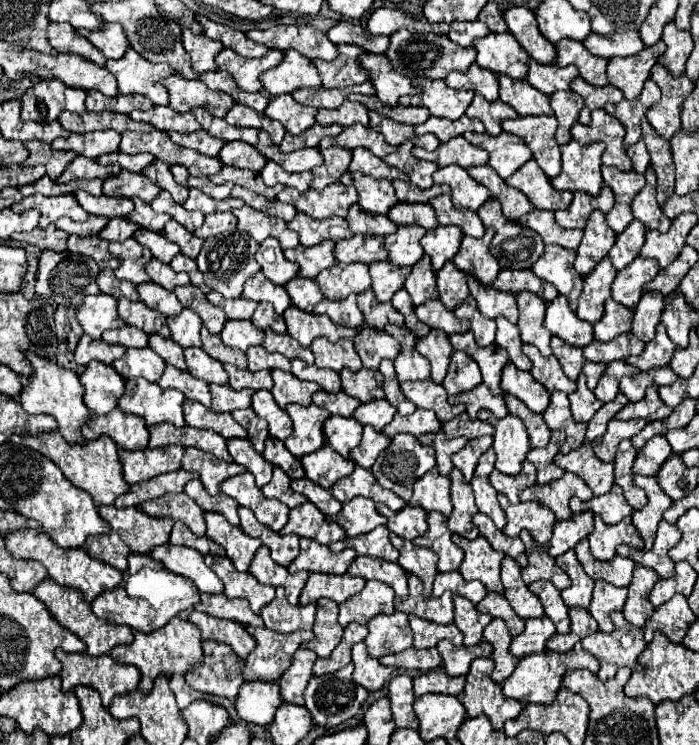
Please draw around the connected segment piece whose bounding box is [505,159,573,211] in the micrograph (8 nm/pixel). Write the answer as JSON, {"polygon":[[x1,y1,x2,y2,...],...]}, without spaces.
{"polygon":[[529,159,523,167,519,167,509,179,505,179,507,185,523,191,531,203,535,203,537,209,557,211,569,207,573,201,571,191,557,191,553,189,549,177,543,173,543,169,537,165,535,159]]}

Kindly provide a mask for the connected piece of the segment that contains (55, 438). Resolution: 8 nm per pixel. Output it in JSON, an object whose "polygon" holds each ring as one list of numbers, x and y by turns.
{"polygon":[[49,431,49,433,41,433,41,435,13,435,9,441,15,445,31,447,31,449,43,453,45,457,49,457,75,487,85,489,93,497,95,505,111,505,119,495,129,491,129,485,123,479,117,445,113,443,113,439,109,439,105,435,101,435,99,439,87,441,87,445,65,443,65,439,61,439,59,431]]}

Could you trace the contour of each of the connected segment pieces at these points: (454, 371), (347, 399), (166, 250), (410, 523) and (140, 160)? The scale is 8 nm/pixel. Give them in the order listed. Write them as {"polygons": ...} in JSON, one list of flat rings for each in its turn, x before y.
{"polygons":[[[455,351,451,357,449,371,443,379,443,387,449,395,457,395,463,391,469,391,481,383,481,371,473,359,469,359,467,353]],[[317,391,313,393,313,403,317,407,325,407,331,415,341,415,341,417,351,417,357,405,361,405,355,397,347,395,345,391,339,391,339,393]],[[137,229,133,239,139,241,143,247,147,247,163,263,169,263,179,253,177,243,171,243,161,233,155,233,155,231,149,231,149,229]],[[377,505,377,511,387,517,389,531,397,533,403,539,417,539,427,531,427,513,423,507,405,505,401,511,391,511,385,505]],[[109,153,109,155,101,155,97,157,97,163,101,165,113,165,119,163,121,169,127,169,131,173,139,173,143,167,147,167,149,163,153,163,153,155,145,155,145,153,137,153,137,155,125,155,125,153]]]}

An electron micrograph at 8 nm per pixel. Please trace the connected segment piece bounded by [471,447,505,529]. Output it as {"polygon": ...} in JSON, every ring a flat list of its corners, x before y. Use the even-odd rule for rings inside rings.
{"polygon":[[493,447,487,449,481,457,479,457,479,463,475,467,475,475,471,479,471,487,475,491,475,503,477,503,477,509,481,513,485,513,487,517,493,519,493,523,503,529,505,527,505,515,503,515,503,509,499,507,499,501,497,501,497,491,491,487,489,483,489,473,493,471,493,465,495,465,495,451]]}

